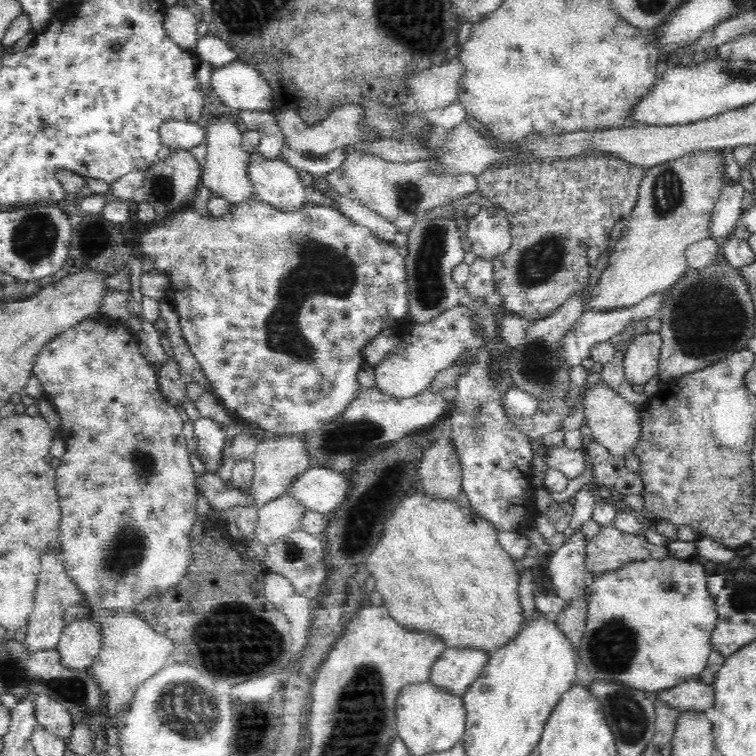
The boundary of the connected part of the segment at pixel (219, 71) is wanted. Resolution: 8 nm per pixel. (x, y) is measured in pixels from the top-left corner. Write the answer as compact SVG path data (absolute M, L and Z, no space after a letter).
M242 62L213 68L210 80L221 103L237 112L268 110L273 105L271 86L255 68Z

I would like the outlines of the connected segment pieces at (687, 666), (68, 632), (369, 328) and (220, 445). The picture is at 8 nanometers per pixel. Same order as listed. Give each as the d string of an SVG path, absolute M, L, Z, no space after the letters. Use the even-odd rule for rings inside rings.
M669 557L664 560L648 558L648 560L638 560L638 562L628 562L626 566L620 566L618 570L610 570L596 576L587 585L587 618L584 638L578 646L577 653L577 682L582 686L588 687L592 681L606 680L611 683L624 683L629 687L648 692L658 692L672 688L688 679L696 678L705 668L706 662L712 652L711 634L716 628L718 614L716 614L715 599L708 593L708 574L701 563L694 560L683 561L679 558Z
M89 616L87 619L80 619L68 625L65 624L56 650L60 652L62 665L72 670L87 670L96 660L100 650L102 650L102 629L100 629L100 623Z
M252 200L242 202L230 213L216 218L213 214L208 214L205 207L193 201L180 208L176 214L170 214L168 218L159 218L154 224L148 225L147 231L141 237L141 248L145 254L142 258L149 257L155 264L154 269L160 269L170 275L170 284L166 290L167 299L178 312L184 341L210 382L212 394L216 395L230 414L236 414L252 426L264 429L267 435L297 436L309 430L318 430L341 415L363 389L359 382L359 373L365 366L362 357L364 346L385 329L396 329L408 318L408 273L404 257L398 253L396 244L376 238L369 228L352 222L338 208L308 201L302 210L284 212L276 210L267 202Z
M202 416L194 422L193 430L198 439L198 456L209 472L216 473L223 462L227 432L214 419Z

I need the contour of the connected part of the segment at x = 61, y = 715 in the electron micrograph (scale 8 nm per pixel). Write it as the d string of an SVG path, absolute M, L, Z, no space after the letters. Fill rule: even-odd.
M46 693L36 696L36 722L40 723L44 730L54 736L68 740L73 733L74 720L66 707Z

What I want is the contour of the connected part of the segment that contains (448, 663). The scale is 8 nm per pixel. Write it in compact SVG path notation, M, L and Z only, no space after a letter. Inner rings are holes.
M448 648L432 666L430 681L450 694L462 697L480 676L490 653L475 648Z

